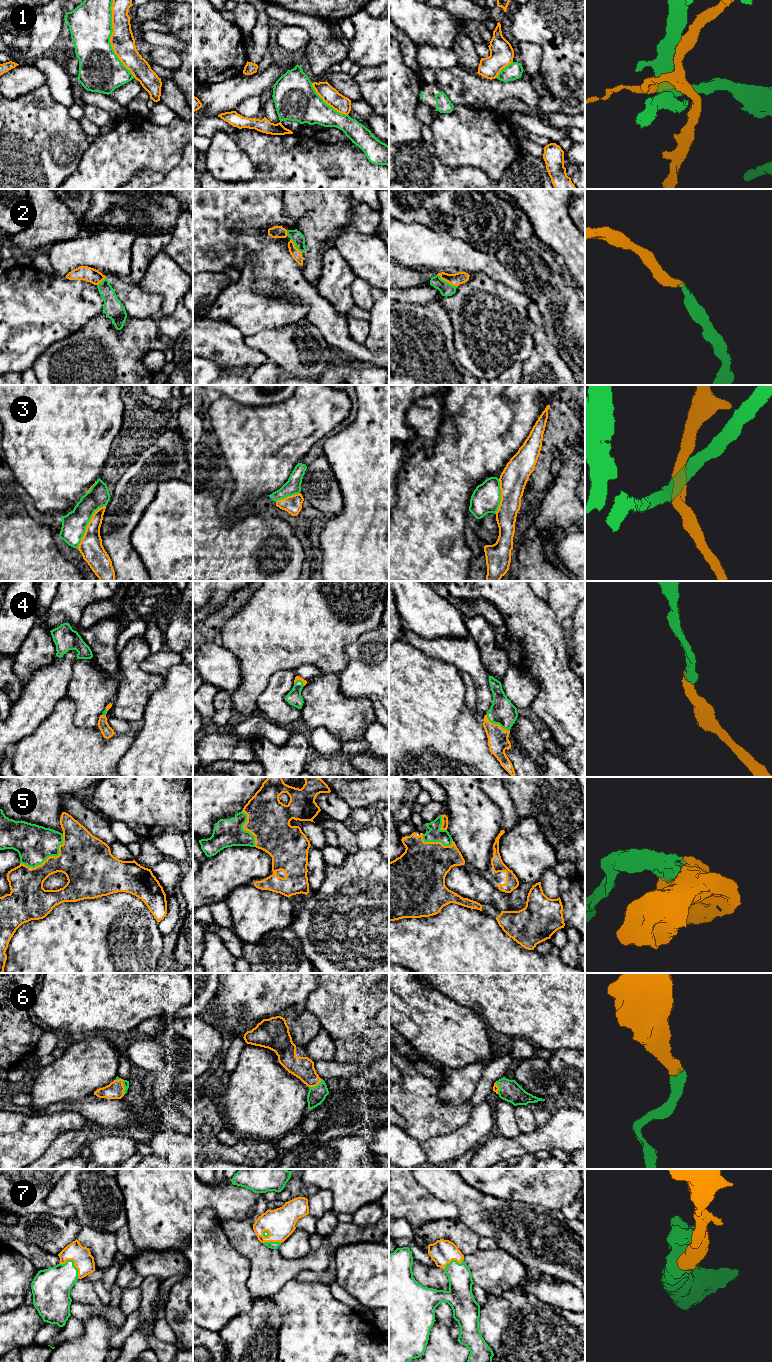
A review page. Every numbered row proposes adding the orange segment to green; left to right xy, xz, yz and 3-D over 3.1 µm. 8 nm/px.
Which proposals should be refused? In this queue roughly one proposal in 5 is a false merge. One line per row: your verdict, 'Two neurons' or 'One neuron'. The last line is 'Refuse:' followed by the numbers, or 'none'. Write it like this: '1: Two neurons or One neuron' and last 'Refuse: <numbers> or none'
1: Two neurons
2: One neuron
3: Two neurons
4: One neuron
5: One neuron
6: One neuron
7: One neuron
Refuse: 1, 3

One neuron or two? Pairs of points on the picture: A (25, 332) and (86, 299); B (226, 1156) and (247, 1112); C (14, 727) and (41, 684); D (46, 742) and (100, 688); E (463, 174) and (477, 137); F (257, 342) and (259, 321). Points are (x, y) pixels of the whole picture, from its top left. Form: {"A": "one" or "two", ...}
{"A": "one", "B": "two", "C": "one", "D": "two", "E": "two", "F": "two"}

